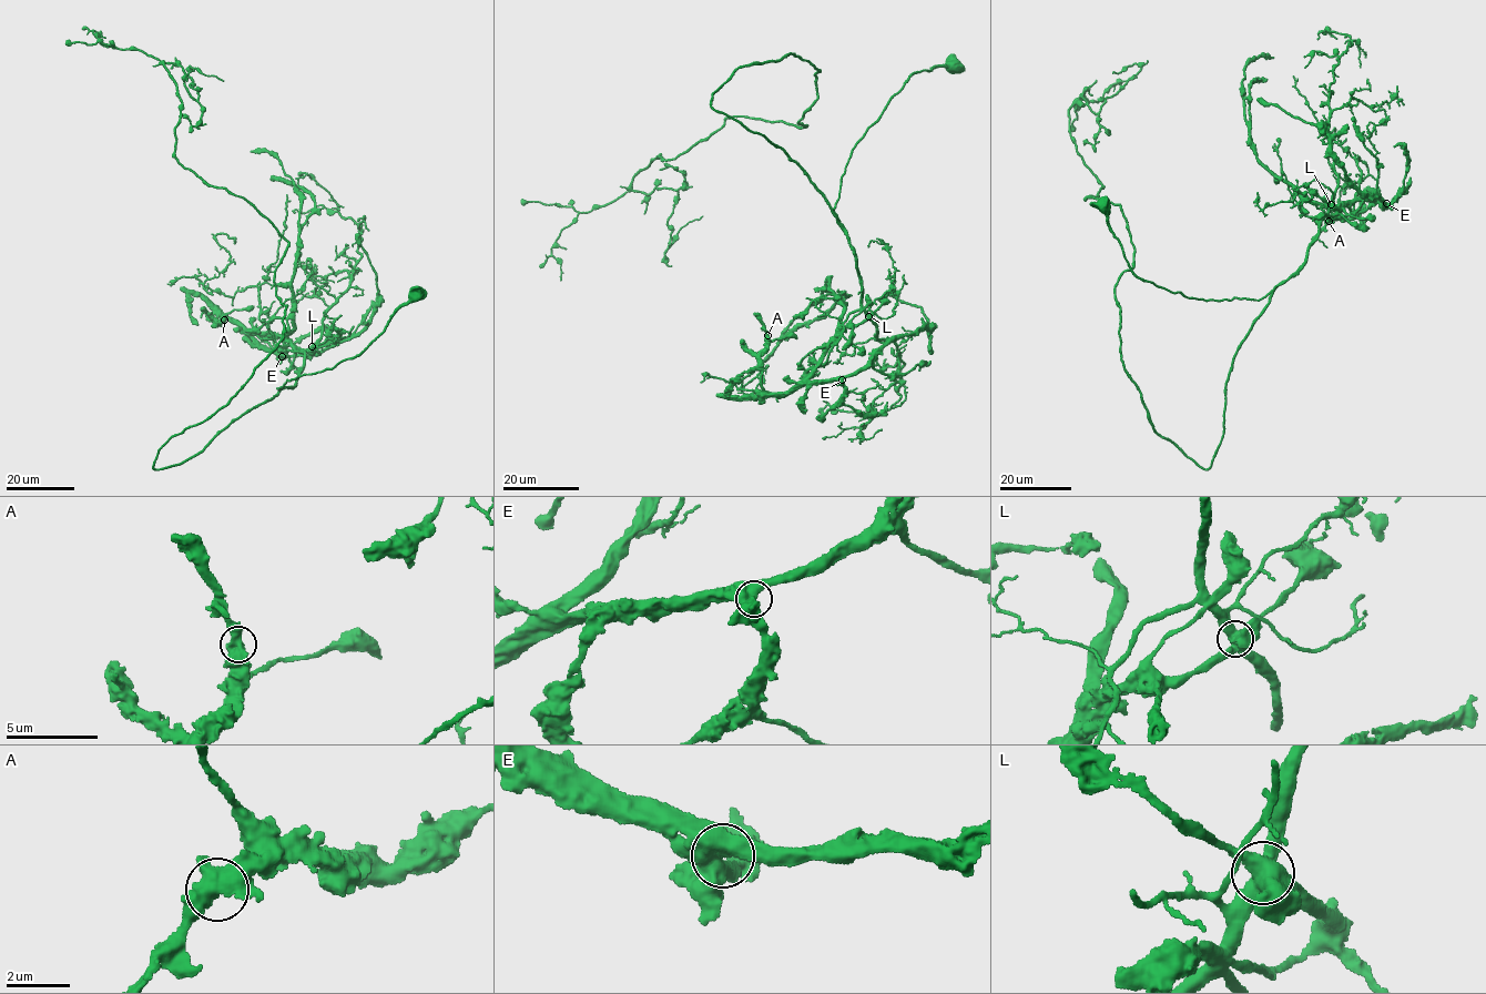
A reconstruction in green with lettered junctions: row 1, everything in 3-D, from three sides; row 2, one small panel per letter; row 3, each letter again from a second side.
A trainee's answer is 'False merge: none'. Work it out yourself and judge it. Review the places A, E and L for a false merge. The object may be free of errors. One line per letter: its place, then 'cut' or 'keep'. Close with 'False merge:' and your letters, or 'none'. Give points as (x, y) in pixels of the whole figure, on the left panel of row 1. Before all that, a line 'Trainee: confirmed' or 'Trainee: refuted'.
Trainee: refuted
A: place (224, 320); keep
E: place (282, 356); keep
L: place (312, 346); cut
False merge: L

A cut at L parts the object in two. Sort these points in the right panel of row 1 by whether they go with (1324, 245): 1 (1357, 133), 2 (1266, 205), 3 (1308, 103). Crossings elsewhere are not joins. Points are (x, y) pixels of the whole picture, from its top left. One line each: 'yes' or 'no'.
1: no
2: yes
3: yes

